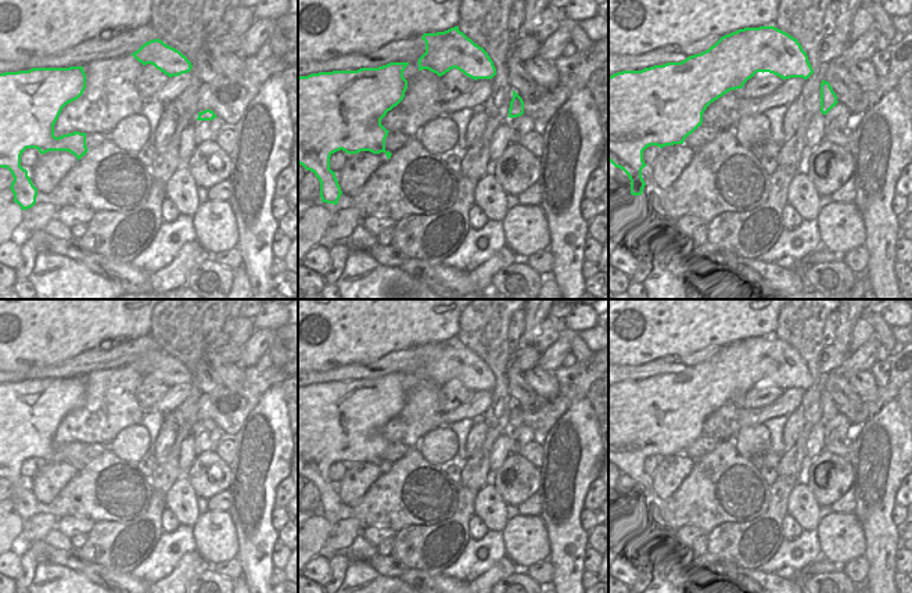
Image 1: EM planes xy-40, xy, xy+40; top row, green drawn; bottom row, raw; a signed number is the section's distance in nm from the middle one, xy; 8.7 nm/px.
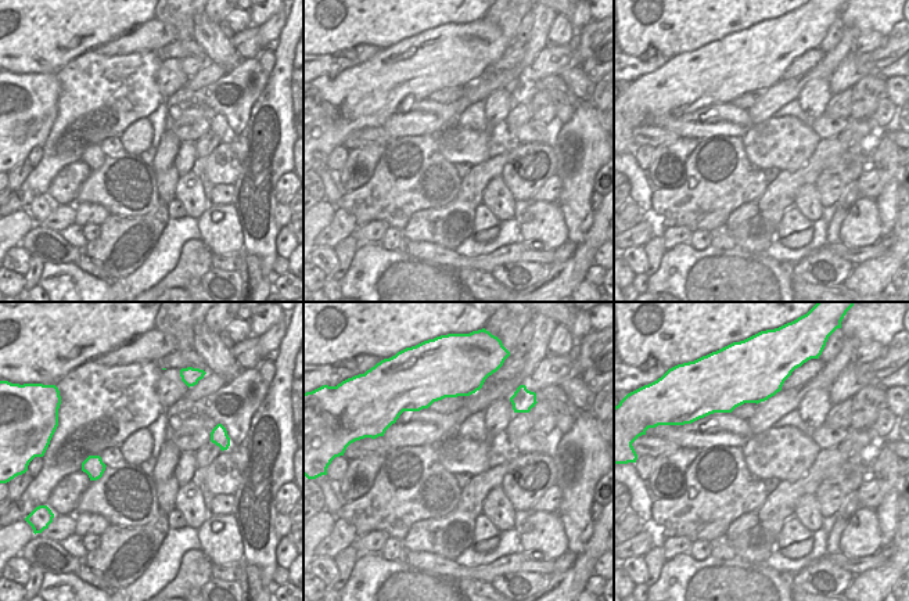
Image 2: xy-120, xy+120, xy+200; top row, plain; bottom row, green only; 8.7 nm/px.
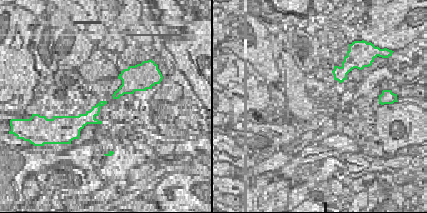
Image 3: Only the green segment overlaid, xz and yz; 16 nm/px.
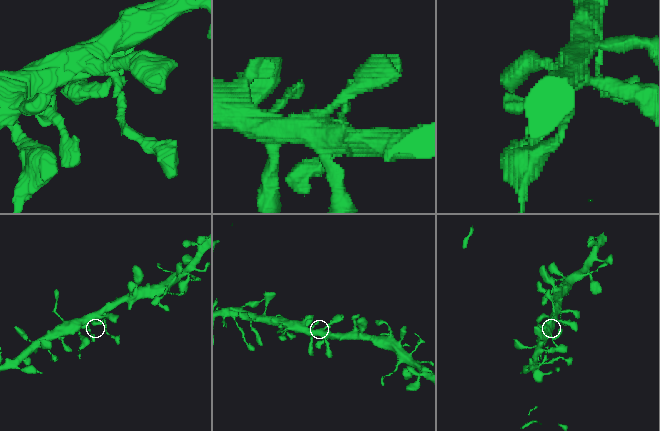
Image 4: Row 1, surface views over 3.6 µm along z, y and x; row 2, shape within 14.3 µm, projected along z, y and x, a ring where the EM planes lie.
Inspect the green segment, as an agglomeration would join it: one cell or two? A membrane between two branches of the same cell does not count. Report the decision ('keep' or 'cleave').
keep

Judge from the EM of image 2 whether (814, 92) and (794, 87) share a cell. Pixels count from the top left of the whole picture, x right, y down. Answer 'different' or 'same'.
different

